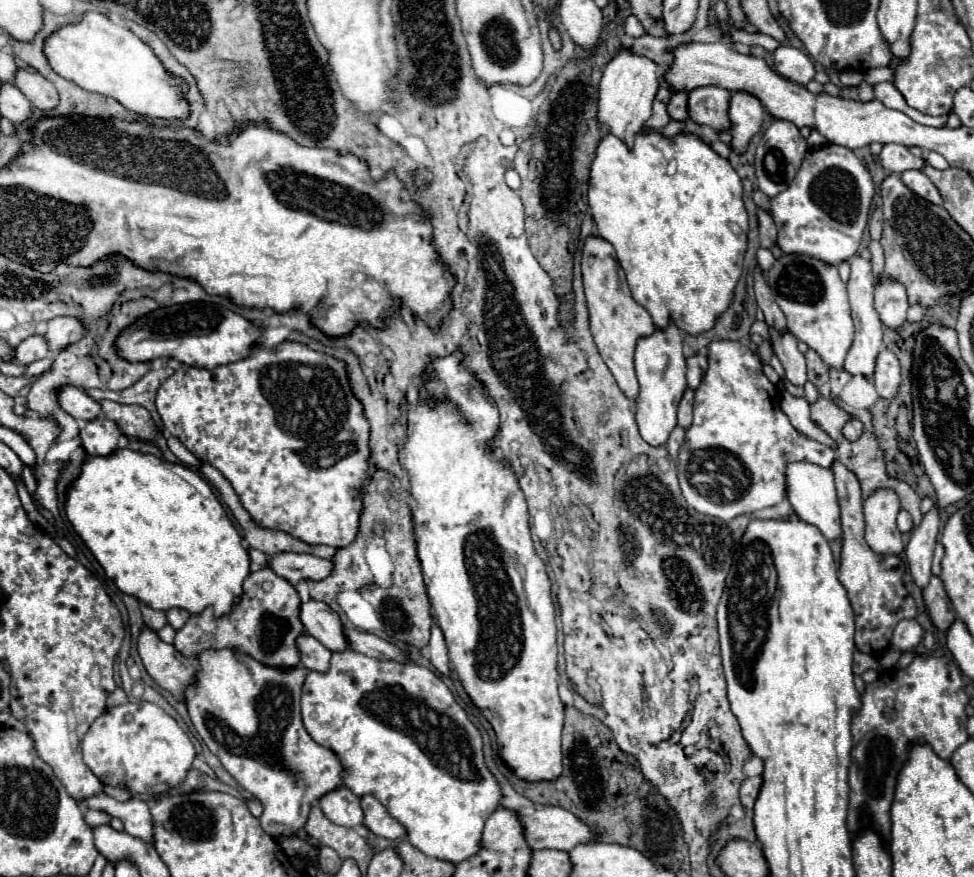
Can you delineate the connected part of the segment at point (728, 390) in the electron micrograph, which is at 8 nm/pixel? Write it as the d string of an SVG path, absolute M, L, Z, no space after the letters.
M739 342L709 344L709 370L695 392L695 418L679 450L677 466L679 484L689 506L693 506L701 514L729 522L735 516L753 514L785 500L785 462L789 462L789 458L805 458L825 468L835 462L833 448L799 434L791 426L779 404L779 390L765 378L761 370L761 360L755 352Z

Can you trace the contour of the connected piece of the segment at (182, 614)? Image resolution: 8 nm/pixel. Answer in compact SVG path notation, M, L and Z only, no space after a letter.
M173 608L167 612L167 622L175 628L175 630L181 630L183 624L187 622L189 618L189 612L187 610L179 610L179 608Z

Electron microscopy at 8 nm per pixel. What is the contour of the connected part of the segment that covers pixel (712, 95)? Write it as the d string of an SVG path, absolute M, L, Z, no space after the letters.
M703 86L689 92L687 112L689 118L701 126L709 126L715 132L731 128L727 110L729 110L731 92L719 86Z

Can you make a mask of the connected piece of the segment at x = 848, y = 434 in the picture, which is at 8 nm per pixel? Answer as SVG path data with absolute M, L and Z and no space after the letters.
M849 420L849 422L845 424L845 428L843 428L843 436L845 436L847 440L851 440L851 442L855 442L861 434L863 434L863 424L861 424L859 420Z

